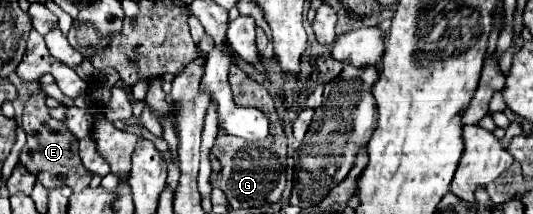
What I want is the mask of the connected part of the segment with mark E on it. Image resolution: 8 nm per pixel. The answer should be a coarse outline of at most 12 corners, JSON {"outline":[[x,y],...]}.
{"outline":[[37,90],[25,104],[19,160],[45,188],[75,192],[93,174],[77,138],[47,114]]}

